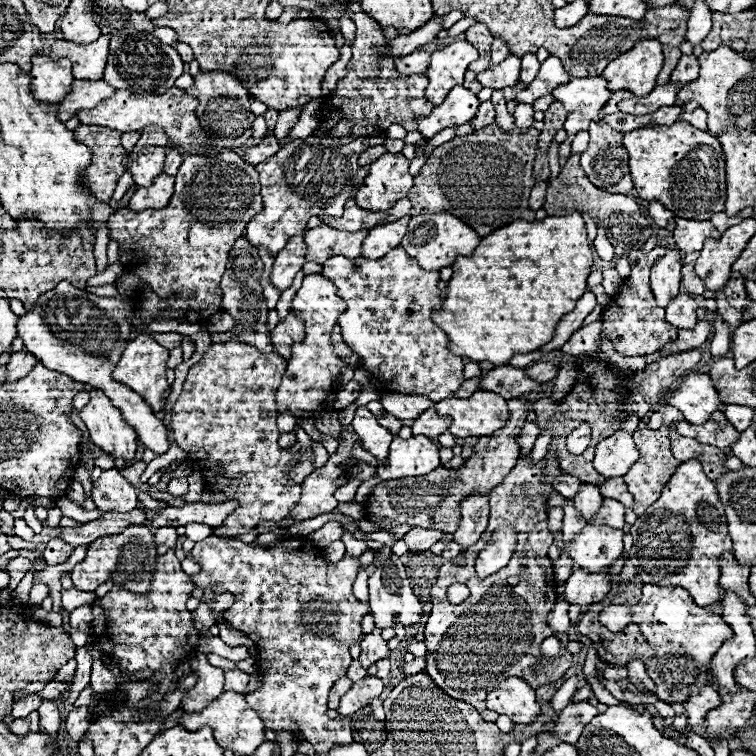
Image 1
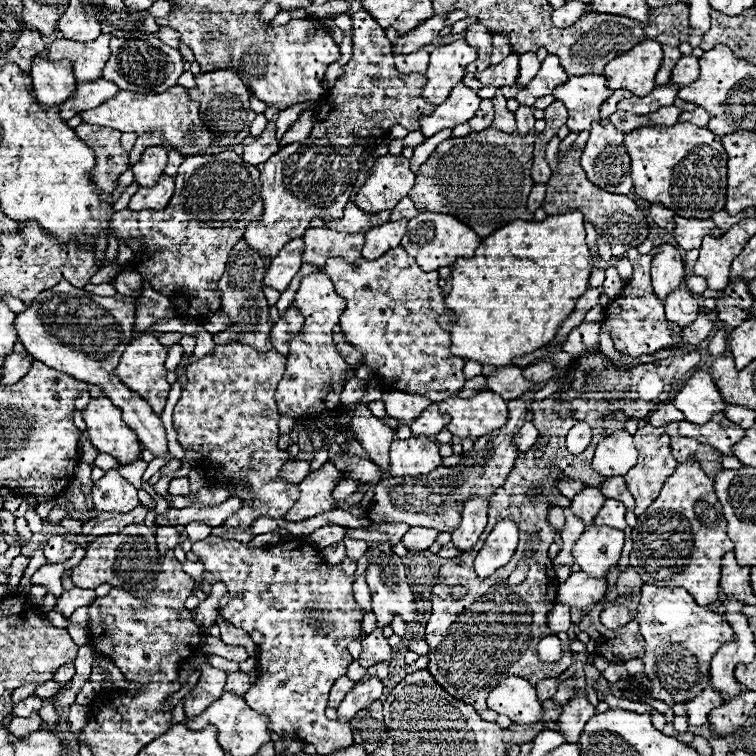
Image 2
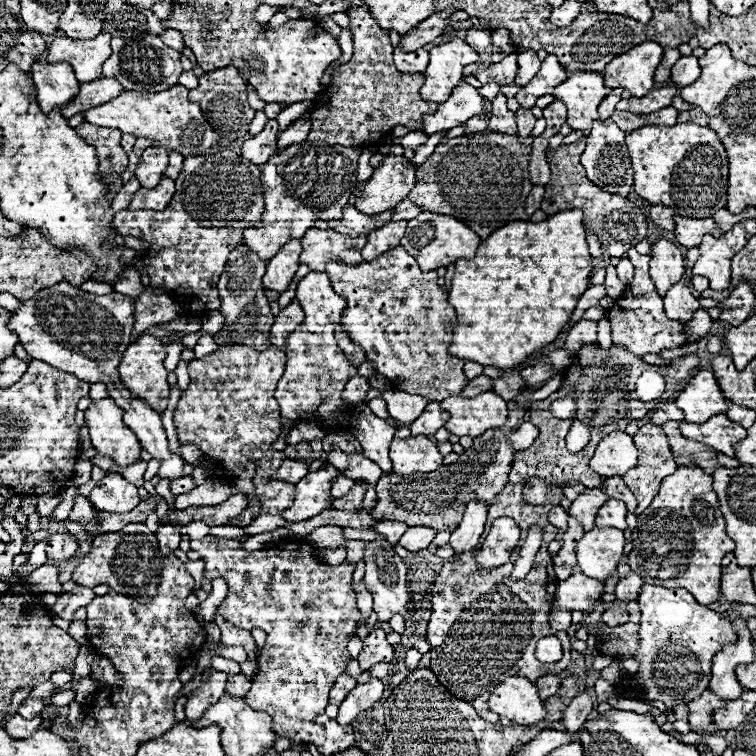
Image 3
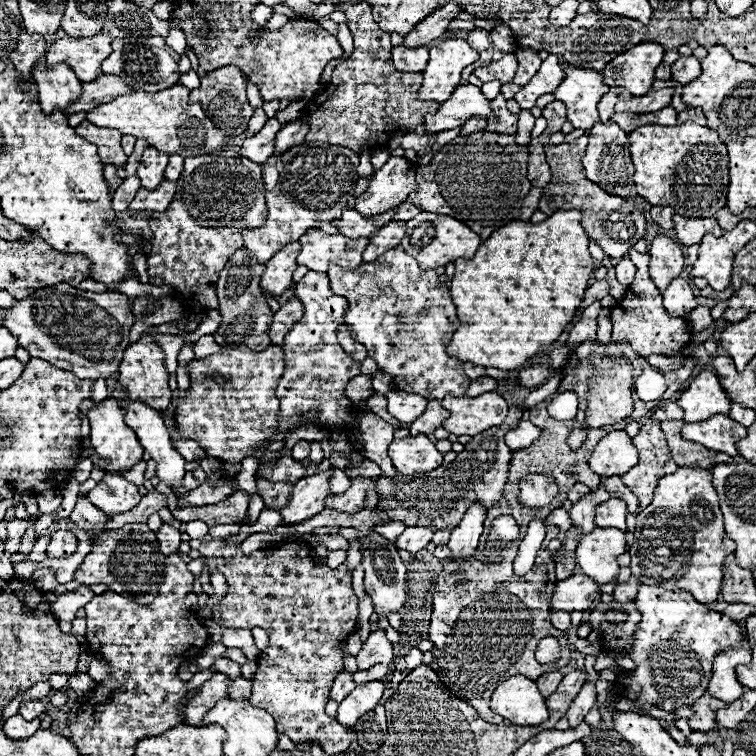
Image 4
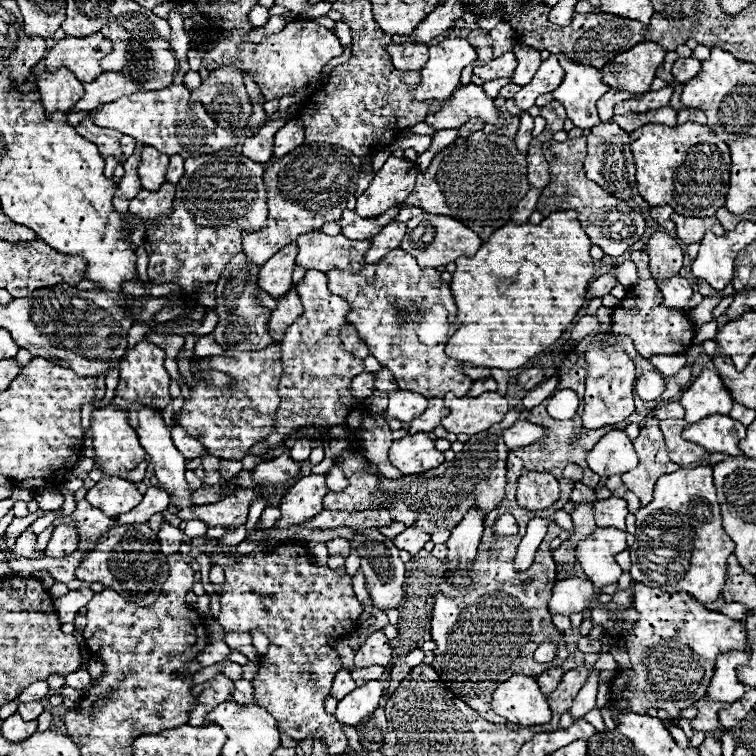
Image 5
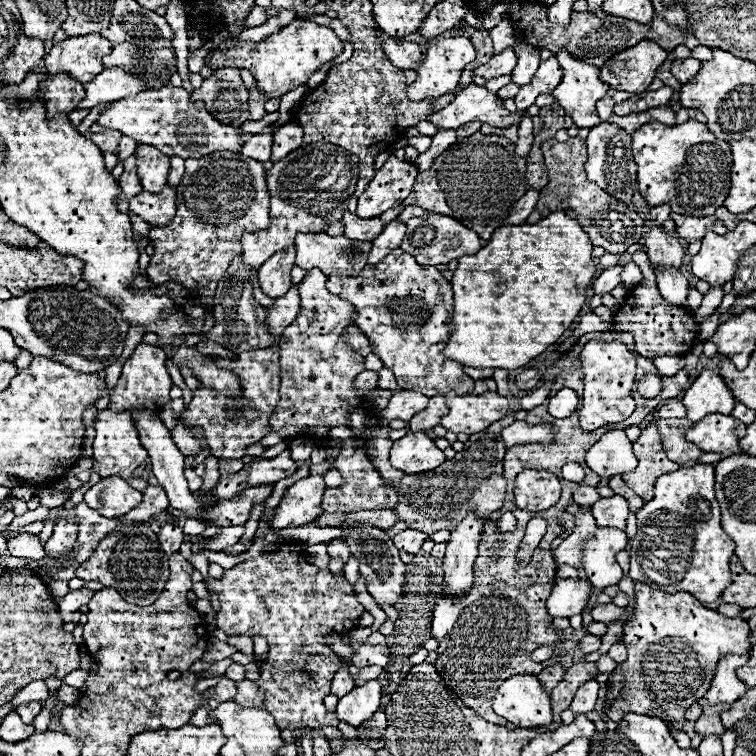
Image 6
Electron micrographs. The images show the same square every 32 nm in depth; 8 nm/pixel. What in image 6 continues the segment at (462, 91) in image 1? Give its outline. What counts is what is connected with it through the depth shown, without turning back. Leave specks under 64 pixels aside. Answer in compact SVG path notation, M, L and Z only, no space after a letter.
M470 84L456 92L454 100L444 106L440 112L432 114L428 122L432 122L436 128L444 130L458 130L466 122L480 120L484 124L506 128L512 124L518 124L524 112L508 112L502 104L498 104L498 96L492 96L484 86Z

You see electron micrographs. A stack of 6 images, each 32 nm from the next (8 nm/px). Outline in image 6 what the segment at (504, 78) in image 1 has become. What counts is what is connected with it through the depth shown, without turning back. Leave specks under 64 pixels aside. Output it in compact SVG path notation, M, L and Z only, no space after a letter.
M508 48L502 54L492 56L484 66L474 68L474 74L482 76L486 80L492 80L492 78L500 78L500 76L510 76L514 66L516 66L516 54L512 48Z

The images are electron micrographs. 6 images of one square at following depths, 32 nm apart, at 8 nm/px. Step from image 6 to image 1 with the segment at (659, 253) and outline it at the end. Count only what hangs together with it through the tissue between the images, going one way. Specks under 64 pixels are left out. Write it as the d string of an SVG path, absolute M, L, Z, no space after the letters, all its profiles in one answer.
M668 248L668 254L652 266L650 284L658 306L666 308L668 302L680 292L680 268L680 250L674 248Z

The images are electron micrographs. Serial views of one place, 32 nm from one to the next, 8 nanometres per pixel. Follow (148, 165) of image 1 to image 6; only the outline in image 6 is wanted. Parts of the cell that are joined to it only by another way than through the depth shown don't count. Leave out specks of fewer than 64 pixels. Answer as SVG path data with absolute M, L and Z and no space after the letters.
M140 144L136 150L138 156L138 178L148 192L160 192L166 186L166 176L170 170L170 158L160 154L152 146Z

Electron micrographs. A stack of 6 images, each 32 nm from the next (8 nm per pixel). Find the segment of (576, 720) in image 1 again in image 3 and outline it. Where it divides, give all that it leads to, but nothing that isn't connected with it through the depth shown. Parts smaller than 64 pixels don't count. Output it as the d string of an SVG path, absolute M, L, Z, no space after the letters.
M584 690L582 694L578 694L564 710L564 716L562 716L562 722L564 722L564 732L578 732L580 726L584 726L584 722L588 720L590 712L594 710L594 704L590 700L590 694L588 690Z

